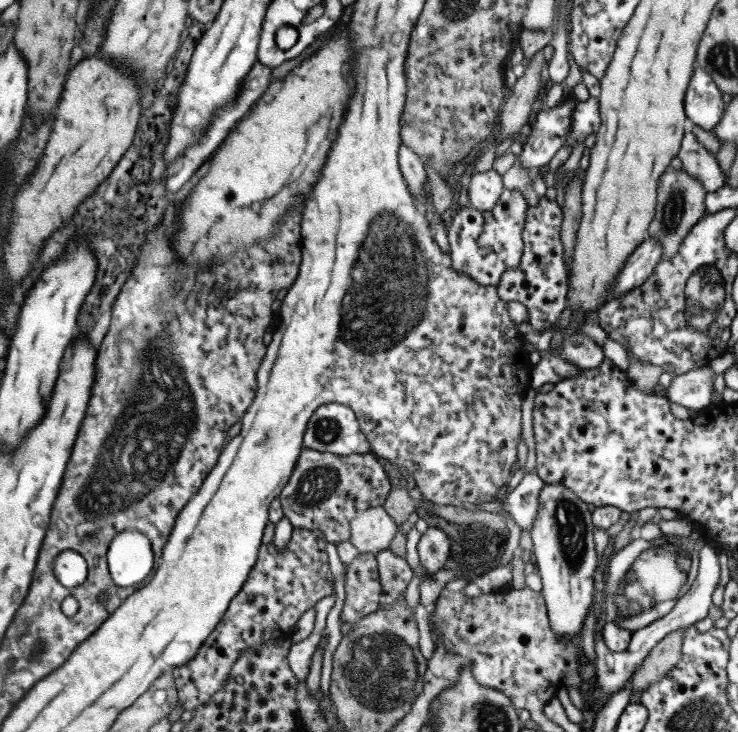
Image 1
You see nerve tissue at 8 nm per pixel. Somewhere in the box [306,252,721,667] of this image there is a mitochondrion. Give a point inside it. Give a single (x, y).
(651, 575)

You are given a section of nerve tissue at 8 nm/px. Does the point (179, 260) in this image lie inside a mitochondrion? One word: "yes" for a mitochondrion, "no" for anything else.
no

